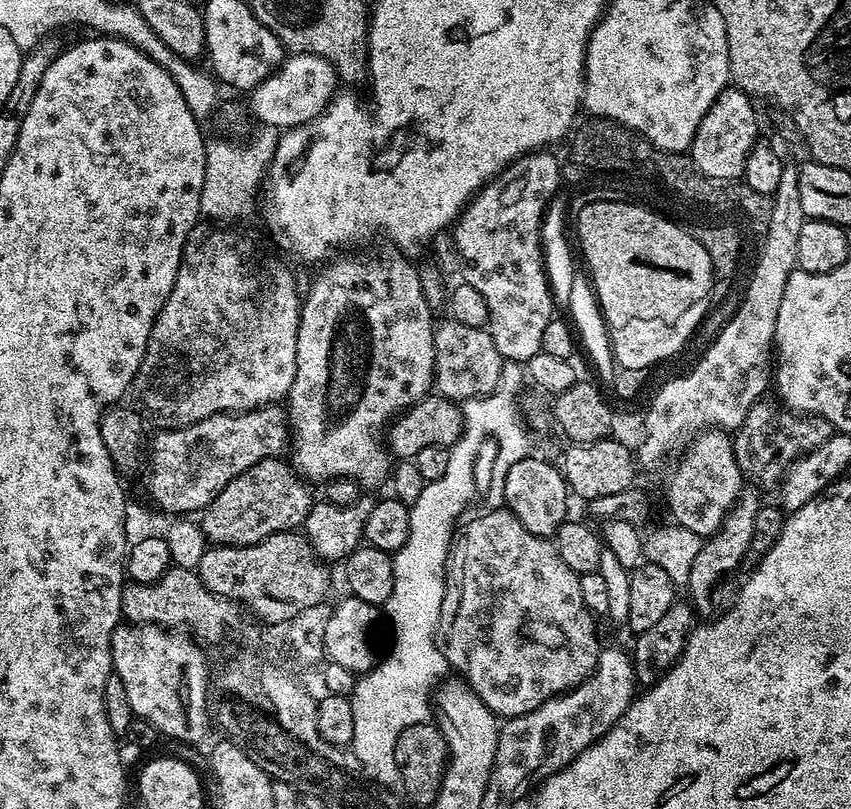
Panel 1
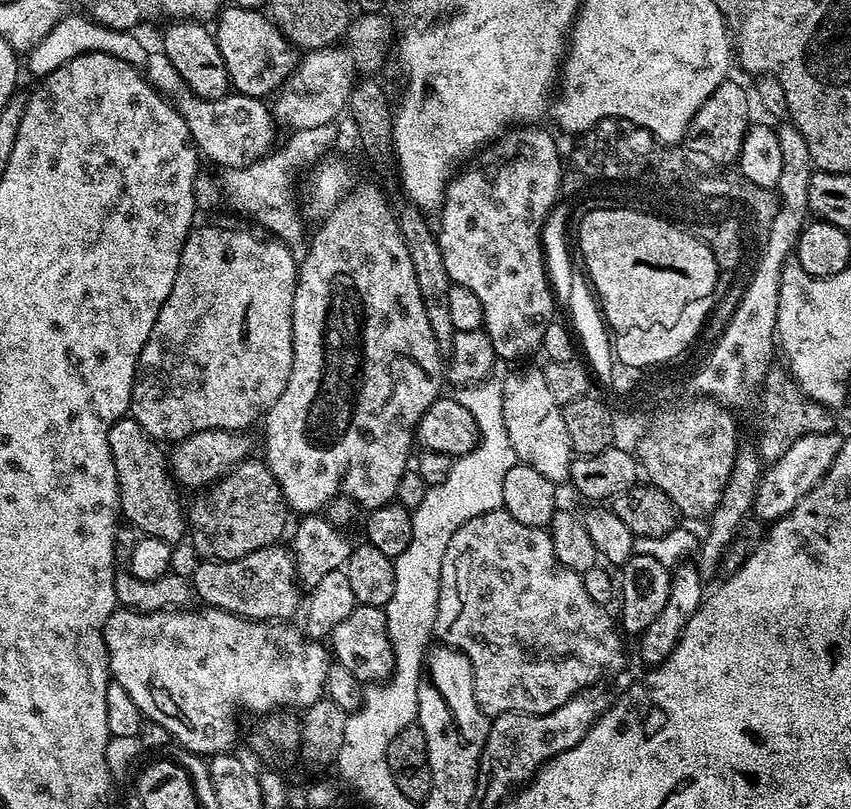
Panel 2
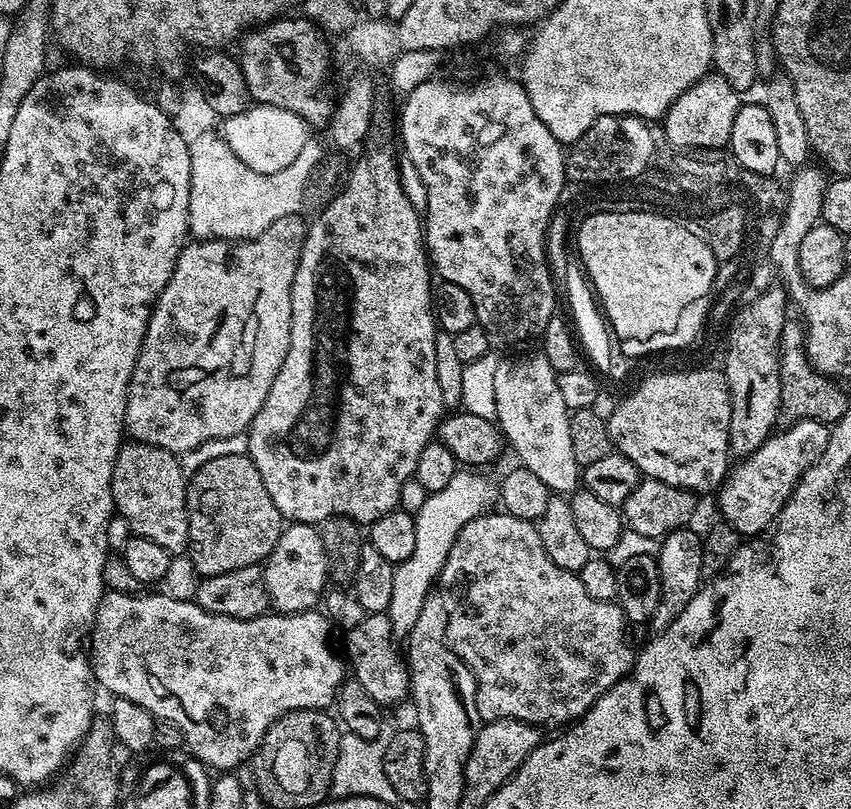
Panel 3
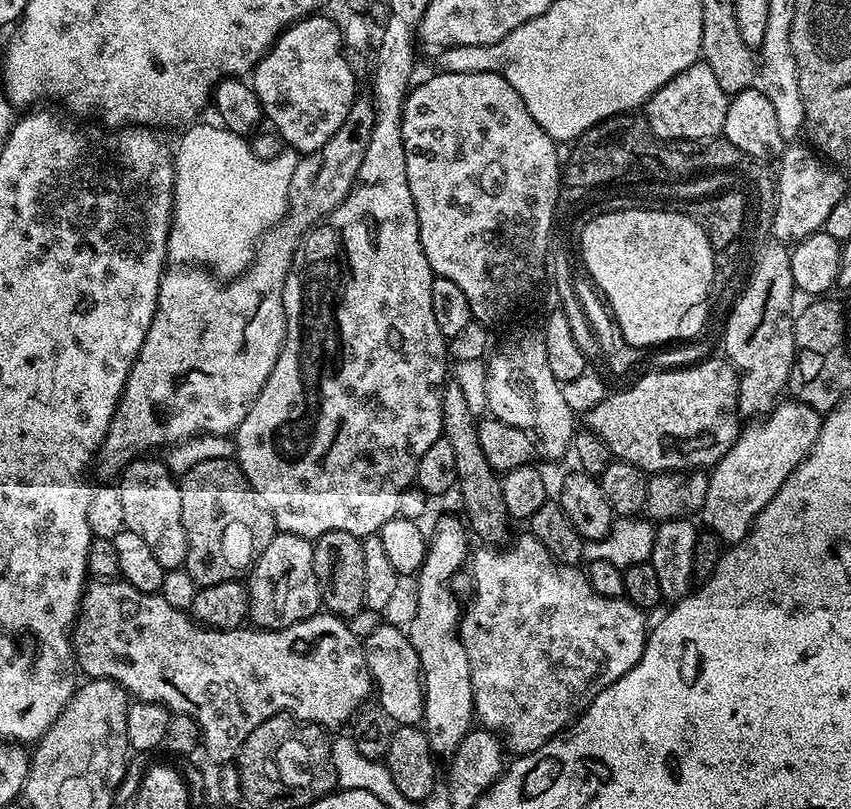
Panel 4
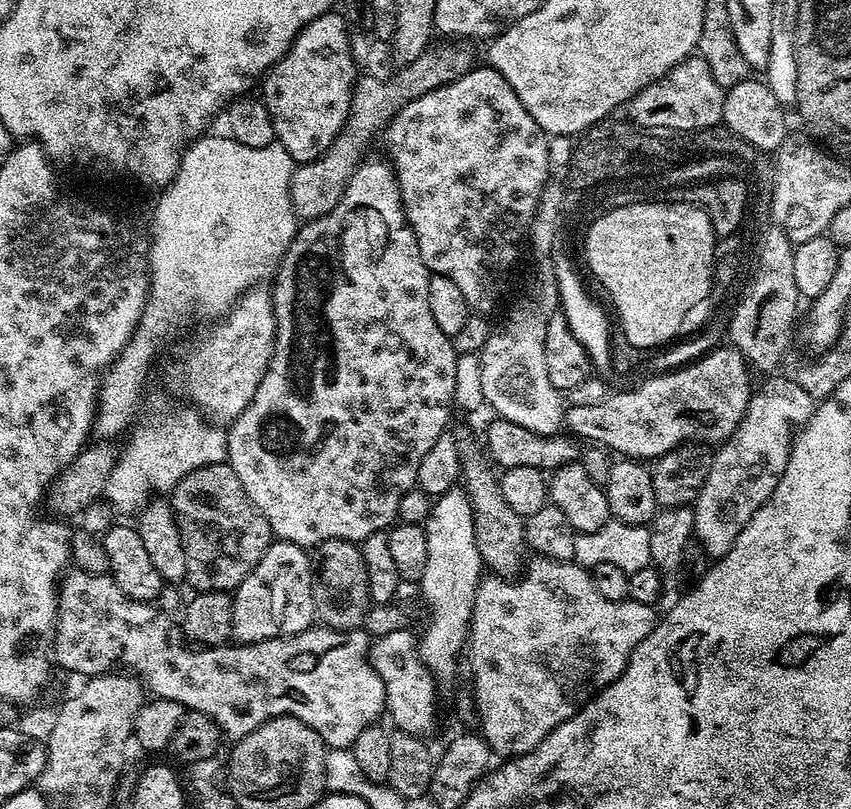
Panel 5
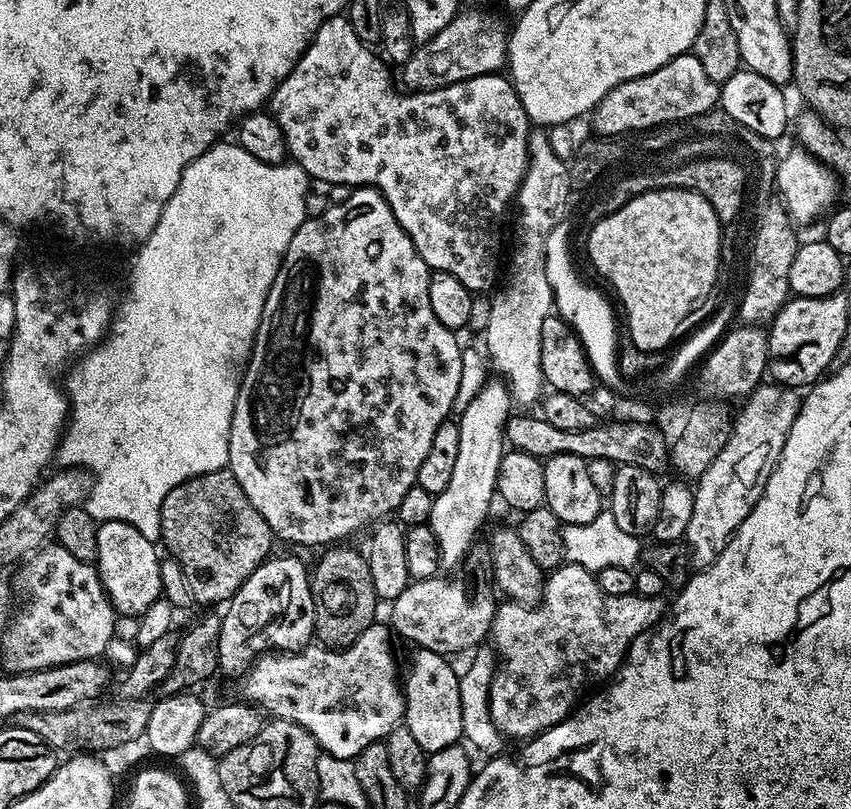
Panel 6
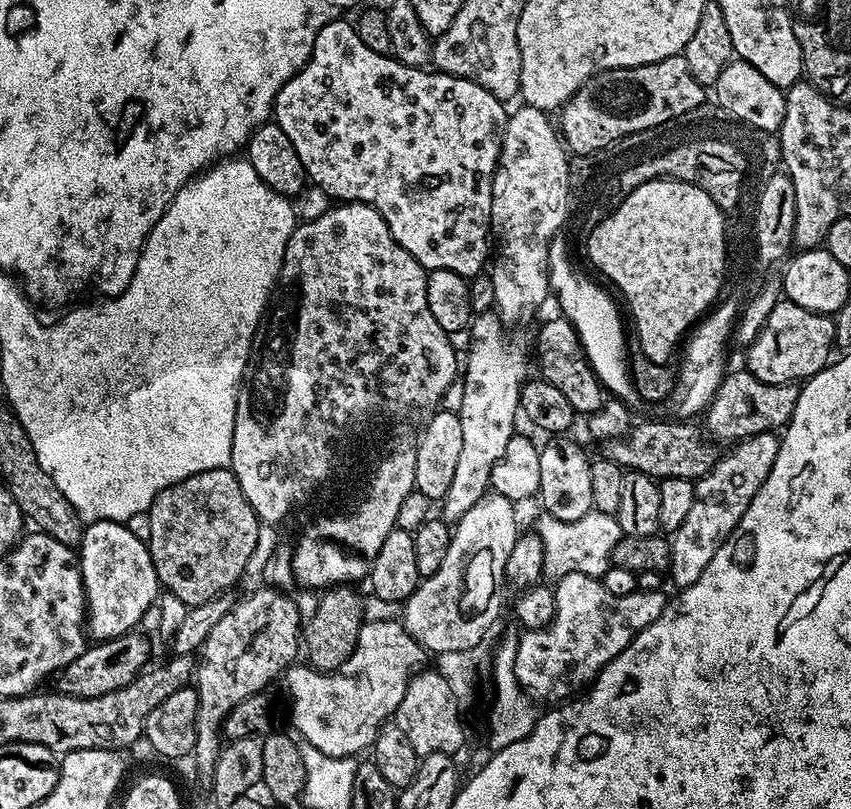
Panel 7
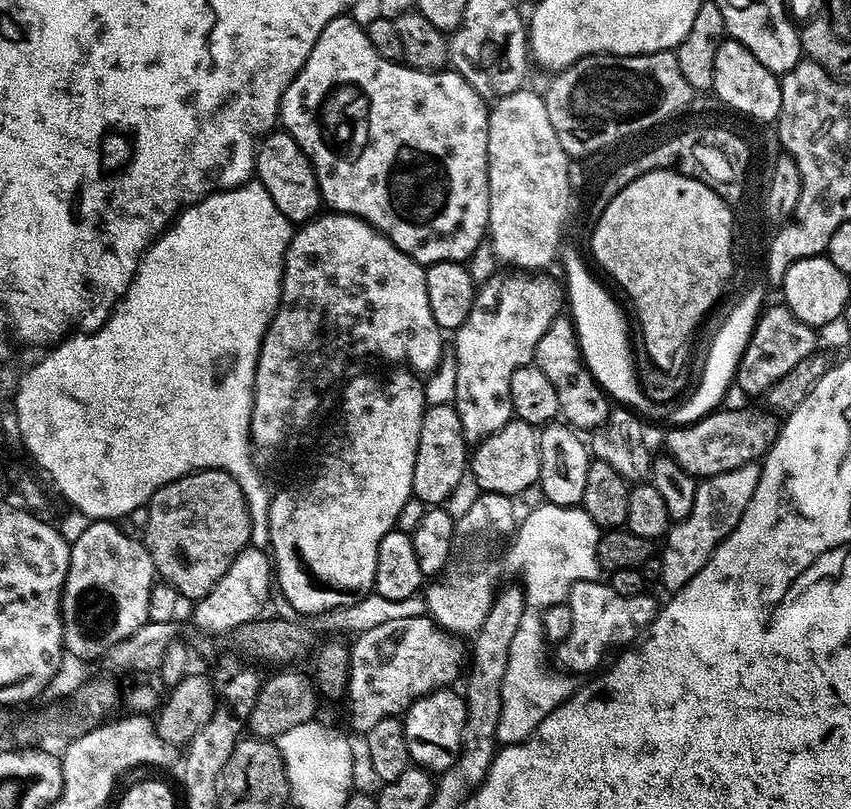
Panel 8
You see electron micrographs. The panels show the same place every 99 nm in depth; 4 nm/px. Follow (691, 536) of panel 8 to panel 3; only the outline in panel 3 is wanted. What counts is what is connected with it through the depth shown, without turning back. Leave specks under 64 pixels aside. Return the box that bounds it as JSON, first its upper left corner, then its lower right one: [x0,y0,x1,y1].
[714,420,830,538]

